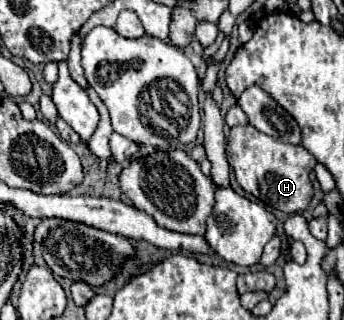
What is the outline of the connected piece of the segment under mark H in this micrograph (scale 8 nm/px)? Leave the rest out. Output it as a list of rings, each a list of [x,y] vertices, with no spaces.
[[[251,124],[237,126],[231,128],[229,134],[229,164],[235,170],[239,186],[255,198],[261,198],[271,208],[281,212],[301,212],[309,208],[313,198],[311,172],[317,160],[303,146],[283,144],[263,132],[257,132]]]

